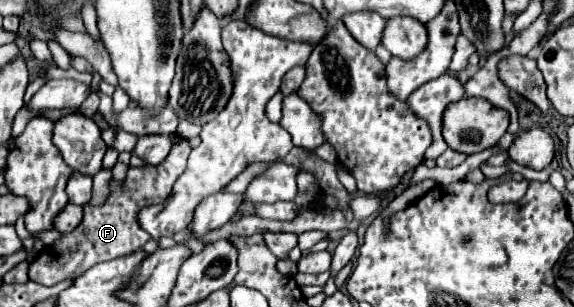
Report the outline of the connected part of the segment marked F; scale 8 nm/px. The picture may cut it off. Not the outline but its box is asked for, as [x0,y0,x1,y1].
[30,136,192,286]

